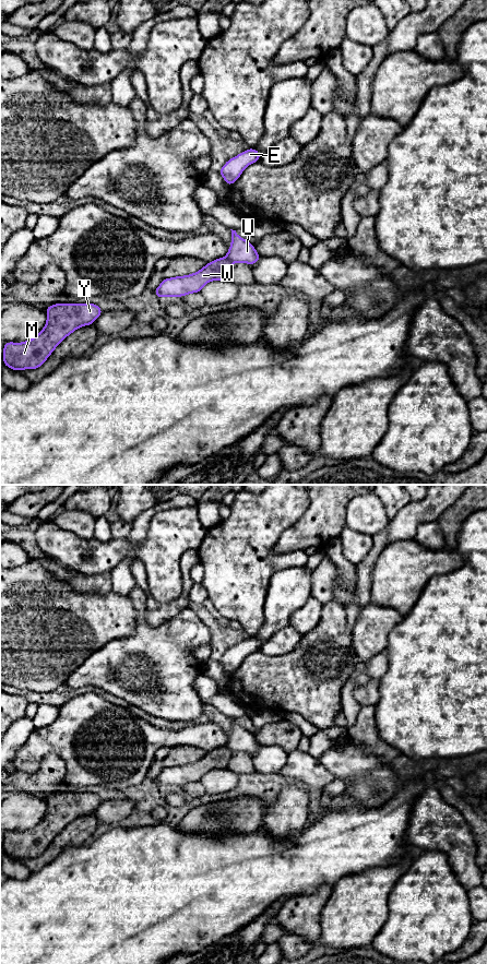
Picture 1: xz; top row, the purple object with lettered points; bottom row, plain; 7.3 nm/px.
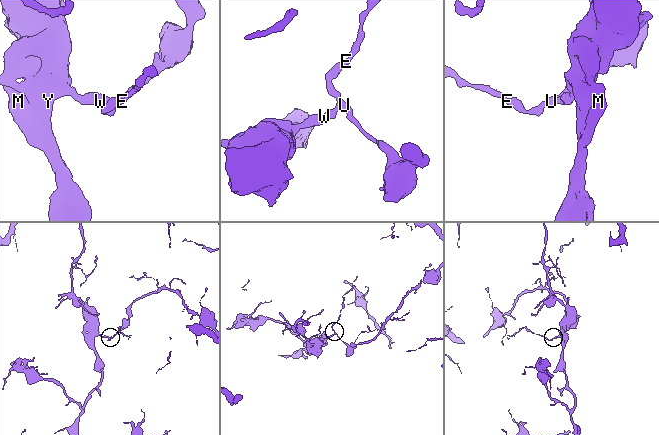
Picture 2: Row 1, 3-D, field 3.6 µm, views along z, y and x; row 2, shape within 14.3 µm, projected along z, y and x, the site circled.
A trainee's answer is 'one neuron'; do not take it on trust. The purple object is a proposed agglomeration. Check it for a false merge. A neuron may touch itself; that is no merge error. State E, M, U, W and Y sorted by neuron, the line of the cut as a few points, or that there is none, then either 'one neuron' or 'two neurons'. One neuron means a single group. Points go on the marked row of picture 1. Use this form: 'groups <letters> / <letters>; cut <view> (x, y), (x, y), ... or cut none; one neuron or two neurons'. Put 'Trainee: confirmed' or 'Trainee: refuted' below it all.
groups E U / M W Y; cut xz (226, 256), (233, 262); two neurons
Trainee: refuted

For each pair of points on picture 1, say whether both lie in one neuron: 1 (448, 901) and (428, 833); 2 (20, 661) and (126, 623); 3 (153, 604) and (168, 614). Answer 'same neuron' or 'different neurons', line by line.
1: different neurons
2: same neuron
3: same neuron

